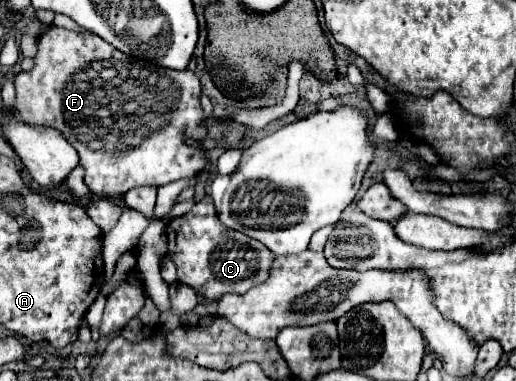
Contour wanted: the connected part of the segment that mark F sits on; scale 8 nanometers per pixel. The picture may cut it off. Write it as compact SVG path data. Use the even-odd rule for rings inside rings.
M51 26L39 36L33 70L17 74L17 110L29 122L41 122L59 130L65 140L79 152L79 166L85 170L85 184L89 190L103 198L119 198L137 186L163 186L179 178L199 174L205 164L205 152L189 142L201 142L205 138L203 114L199 108L201 84L199 78L189 70L169 70L145 60L137 60L119 52L115 46L99 38L97 34L73 32L61 26ZM111 126L135 126L127 132L117 132ZM135 134L147 134L139 144L129 142ZM109 156L113 156L113 168L109 174Z

